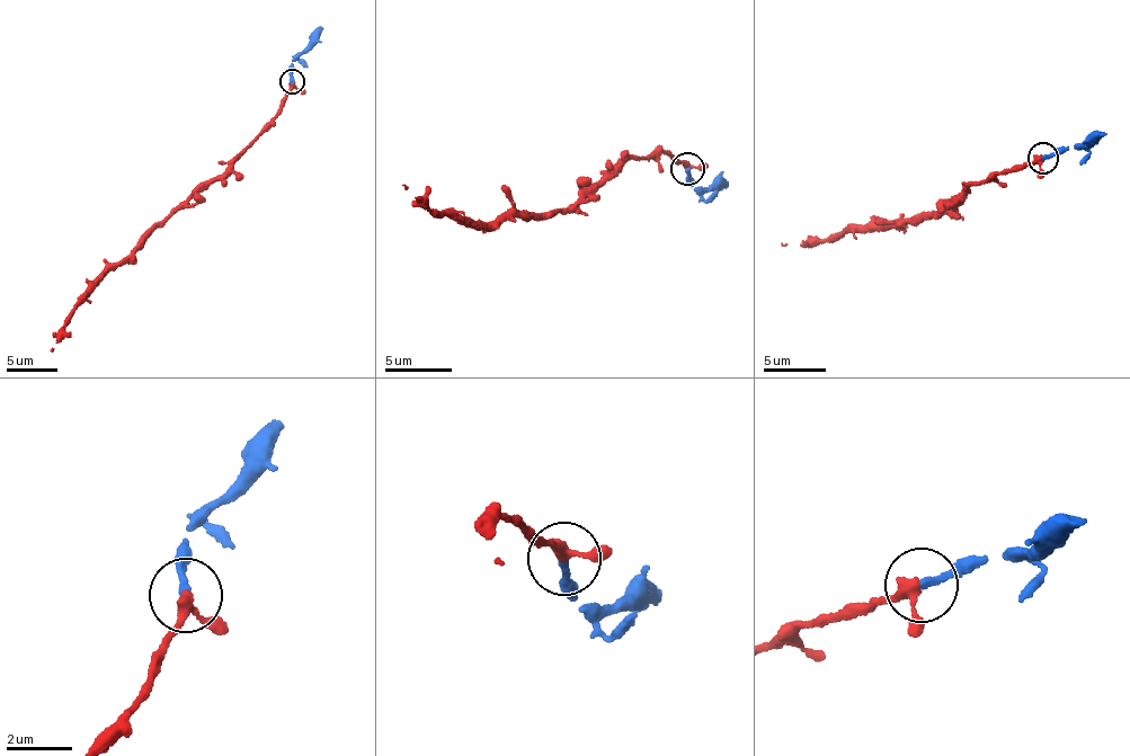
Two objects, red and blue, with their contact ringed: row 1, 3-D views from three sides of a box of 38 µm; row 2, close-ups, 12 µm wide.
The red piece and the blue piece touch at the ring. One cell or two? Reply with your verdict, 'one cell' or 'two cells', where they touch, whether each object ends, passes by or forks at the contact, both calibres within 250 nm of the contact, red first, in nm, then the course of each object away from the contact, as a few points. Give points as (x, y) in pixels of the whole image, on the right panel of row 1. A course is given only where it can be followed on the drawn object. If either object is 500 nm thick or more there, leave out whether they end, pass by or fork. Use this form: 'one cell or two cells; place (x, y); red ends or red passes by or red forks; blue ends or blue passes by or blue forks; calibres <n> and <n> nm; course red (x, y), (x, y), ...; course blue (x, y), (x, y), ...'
one cell; place (1043, 158); red passes by; blue ends; calibres 280 and 240 nm; course red (1040, 158), (973, 184), (954, 198), (952, 210), (924, 211), (902, 224), (895, 219), (820, 240), (782, 242); course blue (1043, 157), (1074, 147), (1086, 148), (1106, 134)

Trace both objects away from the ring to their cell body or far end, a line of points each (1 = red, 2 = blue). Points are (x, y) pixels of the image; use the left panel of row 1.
1: (292, 81), (276, 116), (251, 144), (185, 203), (144, 231), (123, 260), (106, 265), (79, 298), (50, 349)
2: (291, 80), (293, 61), (316, 41), (321, 26)

